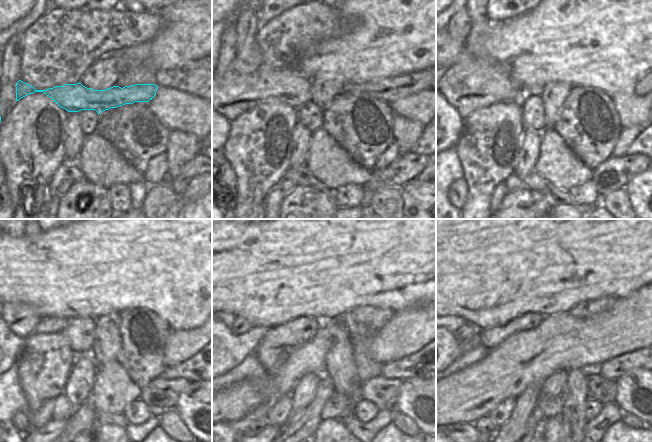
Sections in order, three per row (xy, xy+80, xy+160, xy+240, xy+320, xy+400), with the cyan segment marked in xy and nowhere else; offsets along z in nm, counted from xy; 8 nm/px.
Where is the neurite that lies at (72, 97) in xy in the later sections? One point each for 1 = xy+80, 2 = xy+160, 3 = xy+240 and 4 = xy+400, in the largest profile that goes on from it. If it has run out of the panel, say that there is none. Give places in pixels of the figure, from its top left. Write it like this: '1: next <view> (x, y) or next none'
1: next xy+80 (238, 89)
2: next xy+160 (483, 82)
3: next xy+240 (21, 319)
4: next xy+400 (464, 333)

